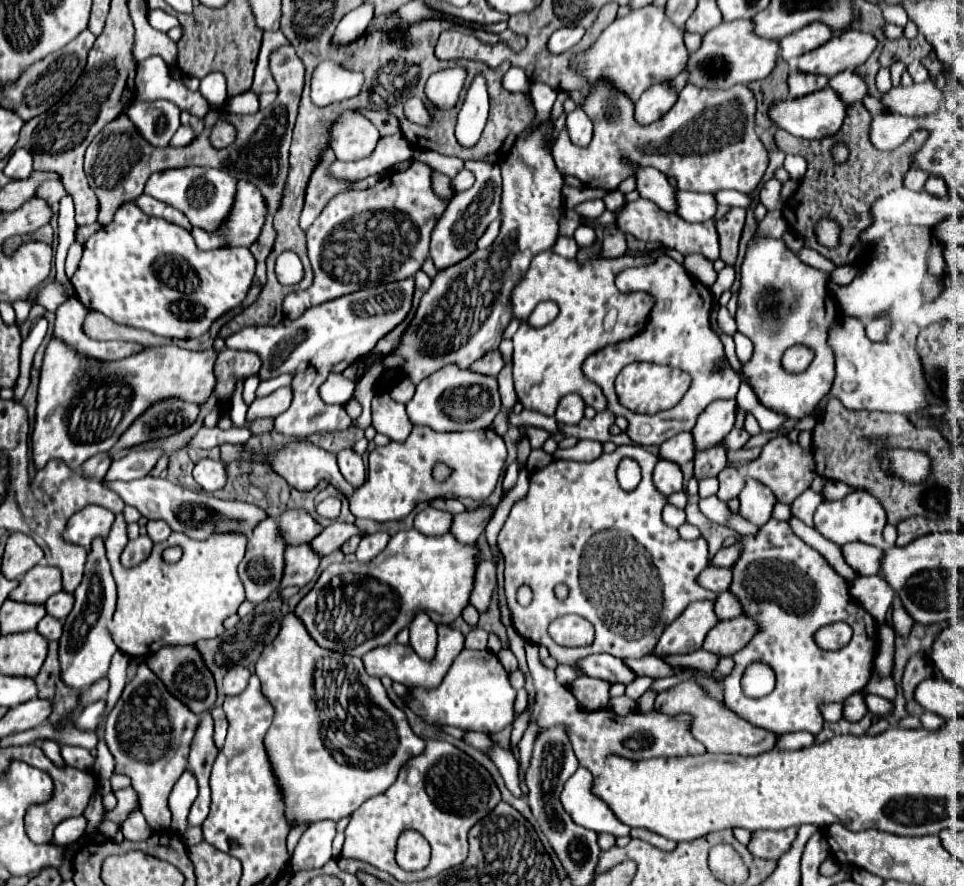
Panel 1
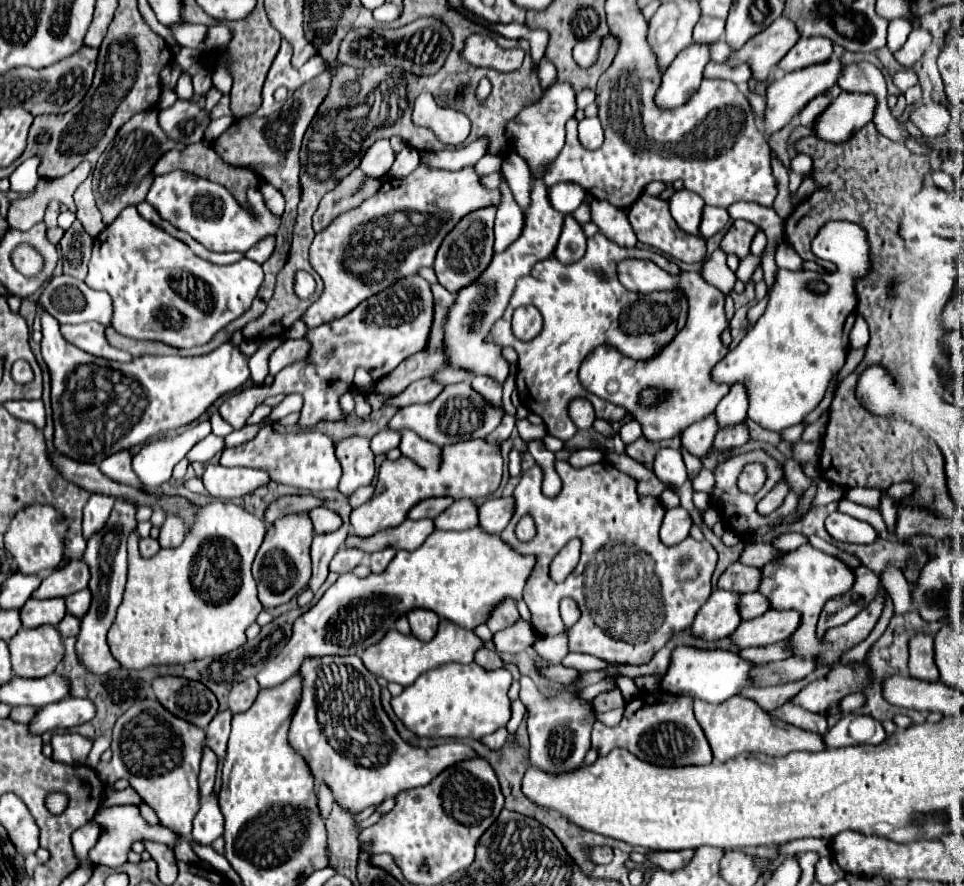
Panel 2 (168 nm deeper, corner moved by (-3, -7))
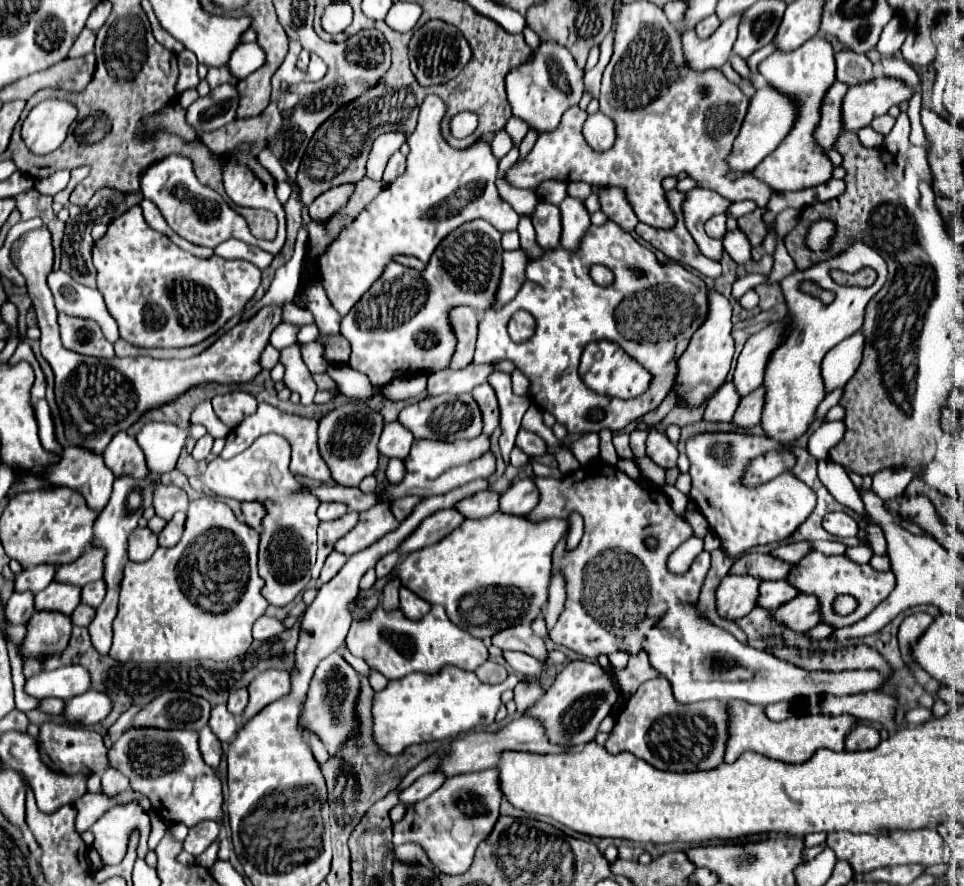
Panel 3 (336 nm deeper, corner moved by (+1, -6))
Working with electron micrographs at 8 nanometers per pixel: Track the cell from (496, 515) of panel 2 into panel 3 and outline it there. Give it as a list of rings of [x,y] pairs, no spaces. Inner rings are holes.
[[[521,479],[499,495],[499,511],[505,515],[527,515],[537,505],[537,489],[533,481]]]

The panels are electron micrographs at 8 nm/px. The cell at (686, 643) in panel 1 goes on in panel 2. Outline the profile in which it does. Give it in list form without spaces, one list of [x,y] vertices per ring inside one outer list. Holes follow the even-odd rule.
[[[715,590],[705,606],[699,610],[691,632],[705,640],[719,640],[735,632],[741,624],[739,594],[729,590]]]

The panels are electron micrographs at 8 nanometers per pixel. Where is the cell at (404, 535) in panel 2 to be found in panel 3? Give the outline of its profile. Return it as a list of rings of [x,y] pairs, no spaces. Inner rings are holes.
[[[443,509],[443,511],[437,511],[437,513],[429,515],[429,517],[425,517],[421,521],[421,525],[407,539],[401,541],[401,545],[399,545],[401,555],[407,555],[411,551],[433,545],[435,541],[441,541],[461,521],[463,521],[463,517],[455,509]]]

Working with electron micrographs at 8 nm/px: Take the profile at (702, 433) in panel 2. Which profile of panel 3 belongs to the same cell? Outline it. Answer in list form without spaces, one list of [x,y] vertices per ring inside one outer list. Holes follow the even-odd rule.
[[[725,383],[719,393],[715,393],[705,407],[703,419],[711,423],[729,423],[731,413],[735,413],[735,405],[739,405],[739,395],[731,383]]]

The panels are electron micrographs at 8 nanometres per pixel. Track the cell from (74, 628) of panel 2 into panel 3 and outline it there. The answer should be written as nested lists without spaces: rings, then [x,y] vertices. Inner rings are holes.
[[[79,605],[73,613],[71,613],[71,621],[73,621],[73,625],[79,625],[79,627],[87,627],[89,625],[89,621],[93,619],[93,609],[91,607],[87,607],[87,605]]]

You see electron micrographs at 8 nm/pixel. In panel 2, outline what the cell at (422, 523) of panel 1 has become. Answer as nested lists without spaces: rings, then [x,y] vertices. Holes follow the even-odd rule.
[[[455,500],[435,518],[437,530],[469,530],[479,524],[479,506],[475,500]]]

